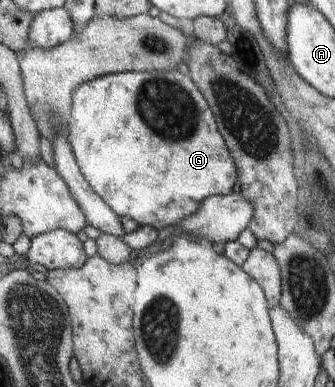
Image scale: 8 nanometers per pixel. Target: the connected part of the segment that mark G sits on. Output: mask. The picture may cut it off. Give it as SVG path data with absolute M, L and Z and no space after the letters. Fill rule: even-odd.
M178 69L173 71L150 71L147 73L114 73L82 83L73 89L73 103L69 123L67 124L67 134L76 162L92 190L106 202L116 216L120 218L128 216L134 222L138 222L139 226L147 225L159 231L166 228L166 226L177 224L186 215L196 212L198 205L206 198L232 193L234 184L238 182L236 165L230 154L228 154L228 148L226 148L222 136L218 134L214 114L210 112L210 105L189 75L183 74Z

